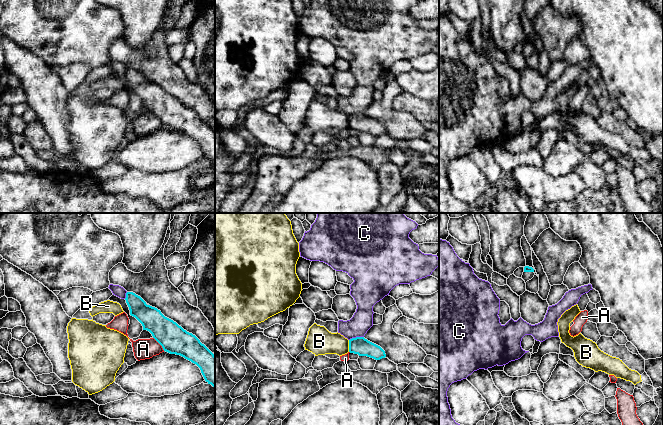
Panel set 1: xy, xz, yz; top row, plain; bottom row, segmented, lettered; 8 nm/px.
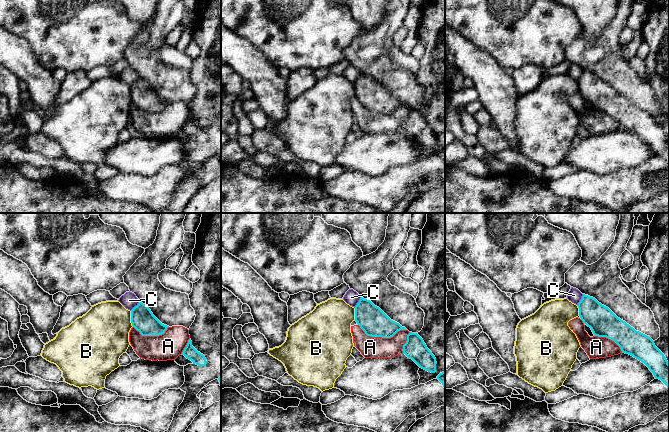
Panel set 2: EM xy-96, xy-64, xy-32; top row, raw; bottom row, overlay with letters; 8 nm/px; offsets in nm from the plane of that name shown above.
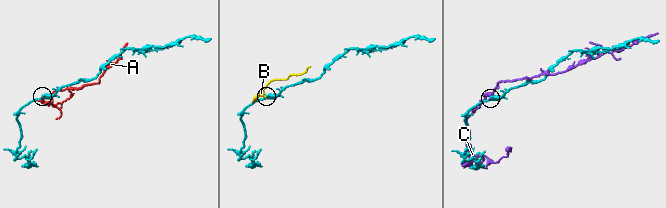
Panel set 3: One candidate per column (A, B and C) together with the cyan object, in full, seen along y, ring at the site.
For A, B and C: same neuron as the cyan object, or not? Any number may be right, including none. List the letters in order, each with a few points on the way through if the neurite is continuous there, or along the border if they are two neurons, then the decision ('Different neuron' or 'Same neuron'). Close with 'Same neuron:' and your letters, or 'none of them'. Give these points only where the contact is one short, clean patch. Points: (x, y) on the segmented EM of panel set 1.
A: Different neuron
B: Boundary: xz (348, 340), (349, 351). Different neuron
C: Different neuron
Same neuron: none of them

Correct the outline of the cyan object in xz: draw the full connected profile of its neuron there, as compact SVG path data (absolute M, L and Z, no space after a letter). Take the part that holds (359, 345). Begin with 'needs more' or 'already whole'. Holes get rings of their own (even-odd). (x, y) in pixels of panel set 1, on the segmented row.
already whole; M356 337L349 340L349 352L359 356L367 356L375 360L386 357L385 351L378 345L368 341L364 337Z

